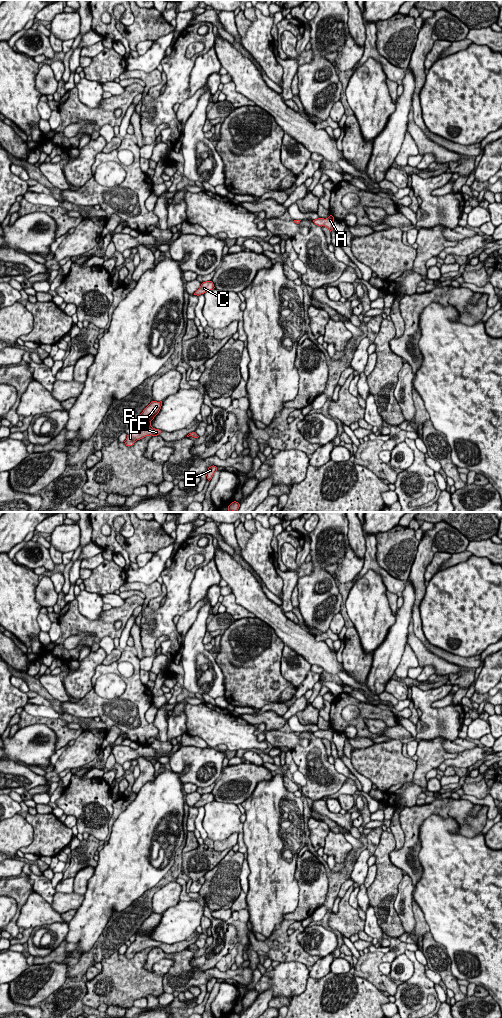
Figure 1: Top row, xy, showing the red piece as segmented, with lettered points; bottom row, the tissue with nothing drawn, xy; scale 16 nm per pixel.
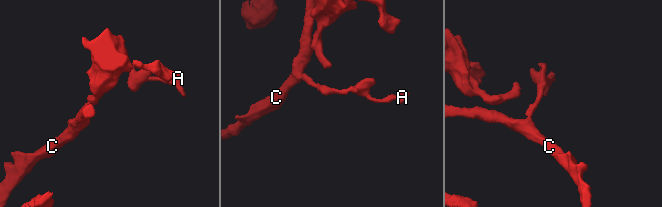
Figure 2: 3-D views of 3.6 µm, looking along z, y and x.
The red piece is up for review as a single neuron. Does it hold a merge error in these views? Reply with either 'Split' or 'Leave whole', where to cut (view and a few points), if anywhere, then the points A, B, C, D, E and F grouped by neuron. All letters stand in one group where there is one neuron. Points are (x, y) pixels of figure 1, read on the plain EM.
Leave whole. No split. Groups: A B C D E F

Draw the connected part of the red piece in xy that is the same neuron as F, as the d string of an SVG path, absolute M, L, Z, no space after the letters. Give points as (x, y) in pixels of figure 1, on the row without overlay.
M152 913L140 926L135 936L136 939L127 947L126 952L124 953L126 958L132 958L137 952L140 952L146 948L157 948L162 943L155 941L151 938L151 933L159 925L162 918L162 913Z

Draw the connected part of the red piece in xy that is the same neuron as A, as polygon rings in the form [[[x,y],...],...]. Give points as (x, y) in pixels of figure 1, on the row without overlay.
[[[330,727],[328,730],[324,731],[324,730],[318,730],[313,732],[313,734],[318,737],[318,738],[325,738],[327,739],[330,744],[333,742],[333,734],[334,734],[334,729],[332,727]]]

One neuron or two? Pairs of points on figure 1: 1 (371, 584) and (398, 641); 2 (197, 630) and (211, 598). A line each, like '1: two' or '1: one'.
1: one
2: two

